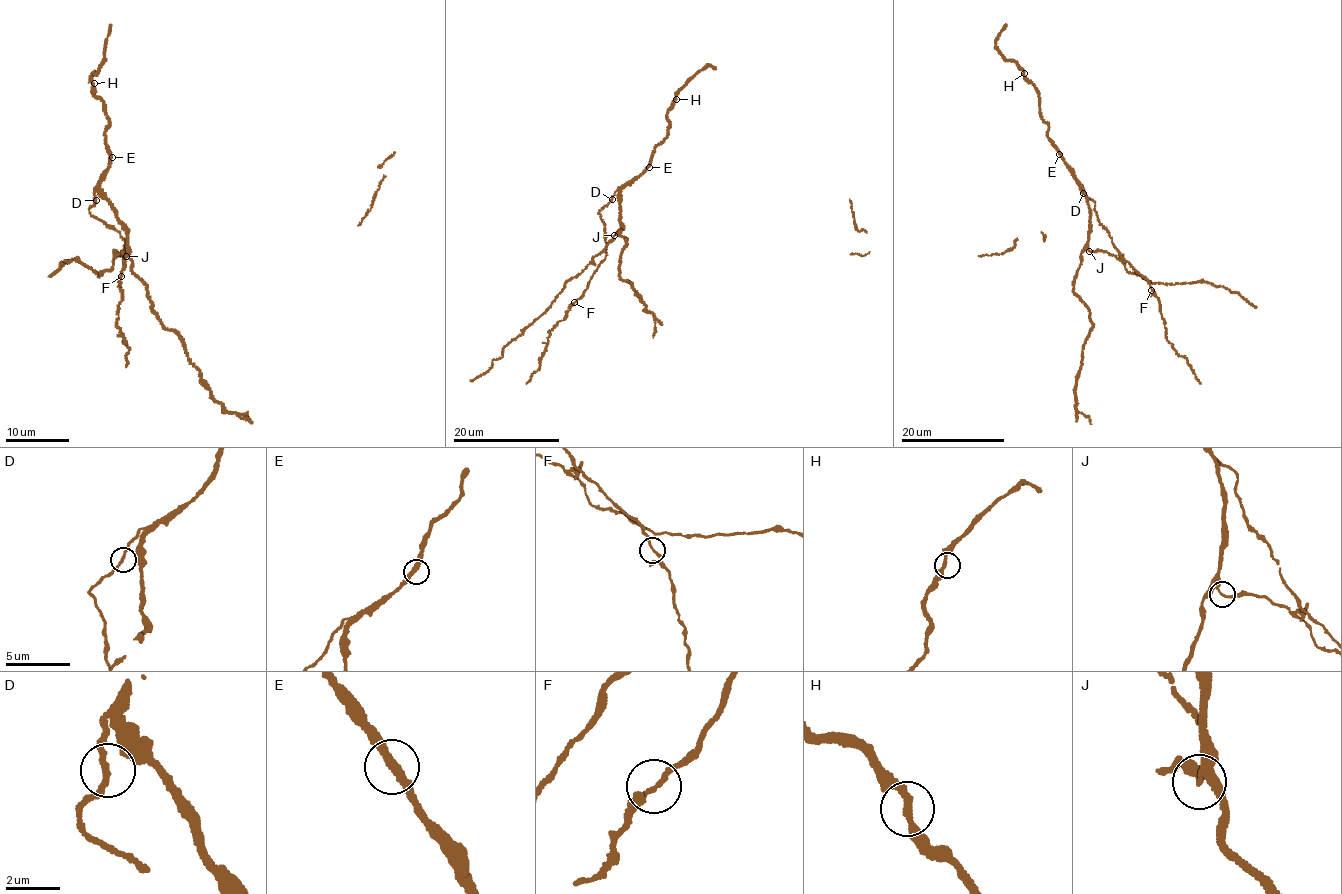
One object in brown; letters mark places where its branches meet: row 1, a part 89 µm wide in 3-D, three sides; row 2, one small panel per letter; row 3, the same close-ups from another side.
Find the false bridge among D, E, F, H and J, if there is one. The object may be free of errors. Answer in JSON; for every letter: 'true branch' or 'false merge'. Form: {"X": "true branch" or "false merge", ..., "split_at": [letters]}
{"D": "true branch", "E": "true branch", "F": "true branch", "H": "true branch", "J": "true branch", "split_at": []}

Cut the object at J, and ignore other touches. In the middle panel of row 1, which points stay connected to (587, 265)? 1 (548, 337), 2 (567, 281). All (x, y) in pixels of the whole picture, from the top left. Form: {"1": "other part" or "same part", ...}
{"1": "other part", "2": "same part"}

